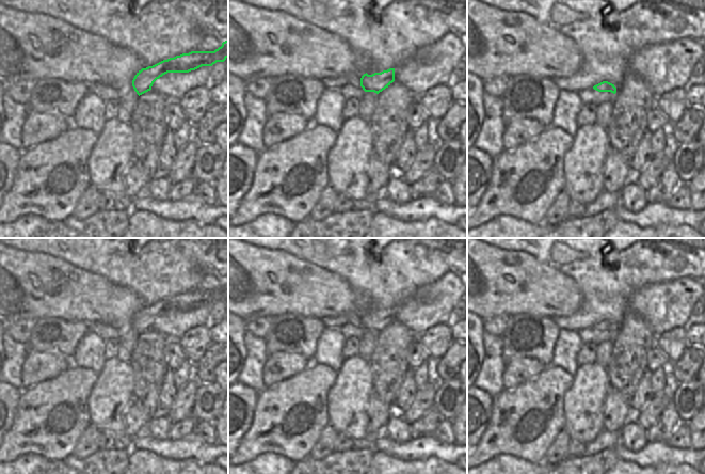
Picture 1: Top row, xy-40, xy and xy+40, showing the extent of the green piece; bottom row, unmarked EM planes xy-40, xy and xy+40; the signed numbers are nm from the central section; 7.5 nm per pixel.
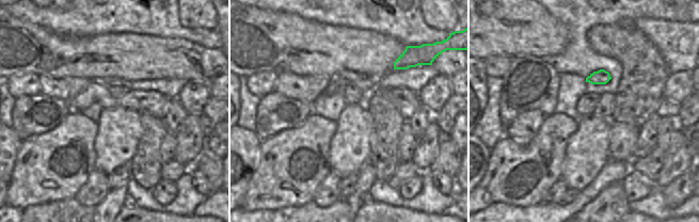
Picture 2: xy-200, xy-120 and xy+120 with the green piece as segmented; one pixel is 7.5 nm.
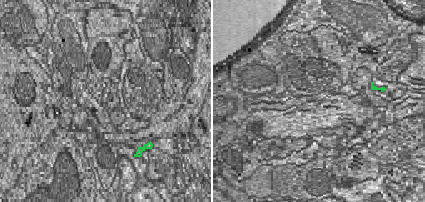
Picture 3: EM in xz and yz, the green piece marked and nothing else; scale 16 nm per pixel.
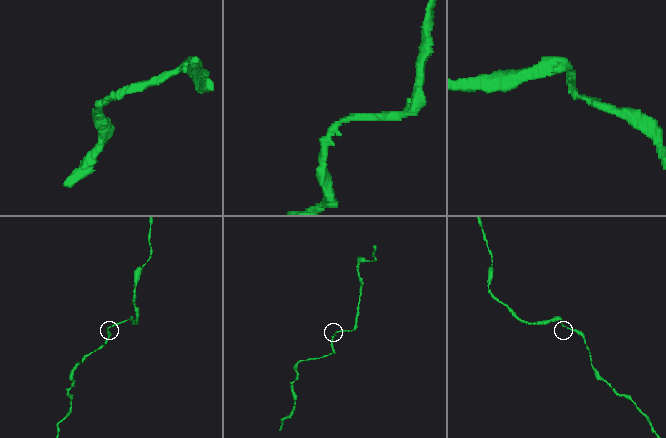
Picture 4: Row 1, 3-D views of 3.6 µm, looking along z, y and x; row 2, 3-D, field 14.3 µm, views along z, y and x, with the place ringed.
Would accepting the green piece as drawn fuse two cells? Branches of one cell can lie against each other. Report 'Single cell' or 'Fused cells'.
Single cell.

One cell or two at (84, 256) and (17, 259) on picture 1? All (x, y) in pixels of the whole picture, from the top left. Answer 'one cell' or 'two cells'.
two cells

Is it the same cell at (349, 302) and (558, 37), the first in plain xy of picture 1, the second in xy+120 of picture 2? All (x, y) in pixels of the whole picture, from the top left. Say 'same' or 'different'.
same

